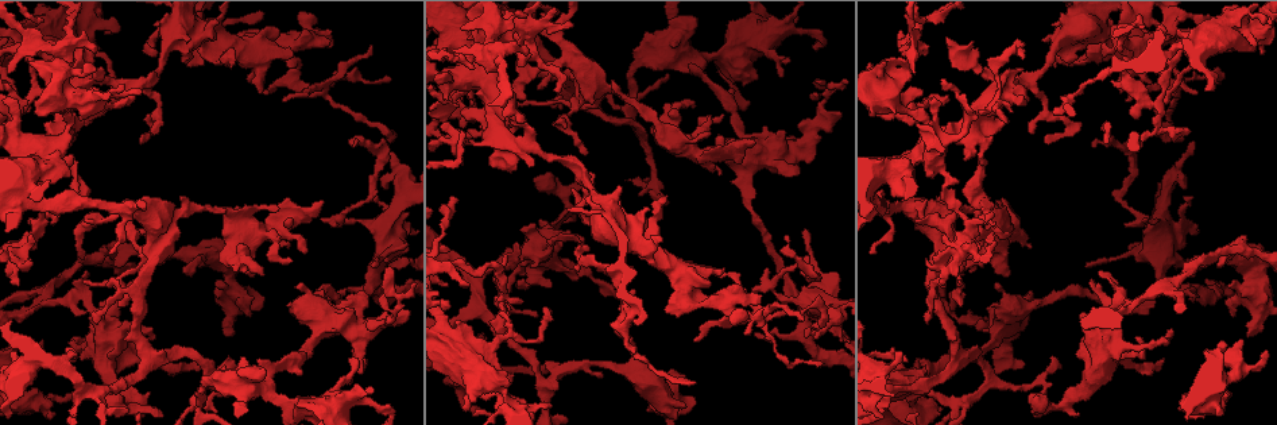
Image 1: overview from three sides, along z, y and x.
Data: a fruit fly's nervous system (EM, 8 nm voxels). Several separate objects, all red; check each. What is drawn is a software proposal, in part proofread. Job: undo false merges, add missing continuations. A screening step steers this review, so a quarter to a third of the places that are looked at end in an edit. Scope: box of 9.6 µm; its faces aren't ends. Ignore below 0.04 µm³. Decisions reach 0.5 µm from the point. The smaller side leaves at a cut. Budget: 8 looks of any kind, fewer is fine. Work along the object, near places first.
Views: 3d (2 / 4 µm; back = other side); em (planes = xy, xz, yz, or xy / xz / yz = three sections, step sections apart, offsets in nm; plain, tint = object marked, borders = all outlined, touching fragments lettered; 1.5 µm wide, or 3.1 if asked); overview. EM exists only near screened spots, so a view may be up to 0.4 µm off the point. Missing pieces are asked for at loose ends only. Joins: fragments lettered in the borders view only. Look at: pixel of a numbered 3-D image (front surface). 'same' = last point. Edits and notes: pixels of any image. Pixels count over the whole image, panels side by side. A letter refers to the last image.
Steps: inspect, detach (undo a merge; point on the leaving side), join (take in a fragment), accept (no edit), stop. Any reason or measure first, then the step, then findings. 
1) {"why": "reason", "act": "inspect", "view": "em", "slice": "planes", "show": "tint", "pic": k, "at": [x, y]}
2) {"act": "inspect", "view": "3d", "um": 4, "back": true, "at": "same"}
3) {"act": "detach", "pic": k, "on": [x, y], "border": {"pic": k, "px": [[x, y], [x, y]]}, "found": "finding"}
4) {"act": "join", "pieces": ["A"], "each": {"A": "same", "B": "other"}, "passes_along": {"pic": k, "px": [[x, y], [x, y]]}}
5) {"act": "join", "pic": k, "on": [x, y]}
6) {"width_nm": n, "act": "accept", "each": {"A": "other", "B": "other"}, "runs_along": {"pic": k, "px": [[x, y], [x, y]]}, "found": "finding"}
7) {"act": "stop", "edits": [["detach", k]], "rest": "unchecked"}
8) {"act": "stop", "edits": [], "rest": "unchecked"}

{"why": "free end", "act": "inspect", "view": "em", "slice": "xy", "step": 8, "show": "borders", "pic": 1, "at": [948, 297]}

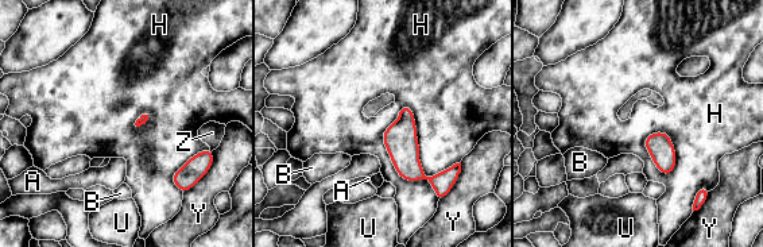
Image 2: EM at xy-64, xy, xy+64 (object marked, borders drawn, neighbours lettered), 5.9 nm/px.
{"act": "accept", "each": {"A": "other", "B": "other", "H": "other", "U": "other", "Y": "other", "Z": "other"}, "runs_along": {"pic": 2, "px": [[405, 110], [406, 159], [445, 188]]}, "found": "none of them fits"}

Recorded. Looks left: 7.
{"why": "tapers out", "act": "inspect", "view": "3d", "um": 4, "pic": 1, "at": [1160, 361]}

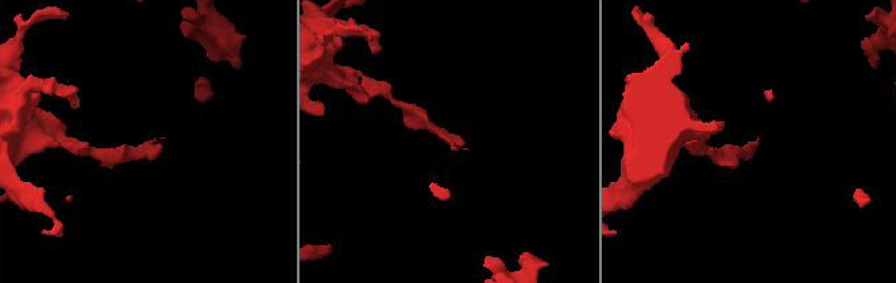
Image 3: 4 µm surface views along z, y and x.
{"act": "inspect", "view": "em", "slice": "planes", "show": "borders", "pic": 3, "at": [754, 142]}

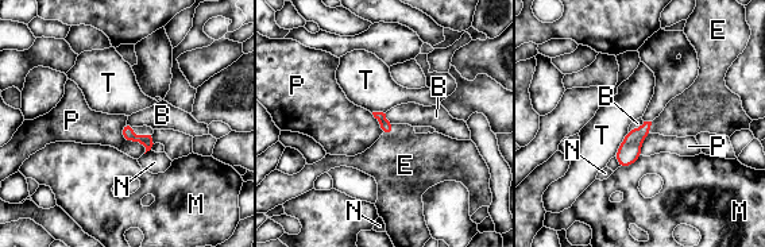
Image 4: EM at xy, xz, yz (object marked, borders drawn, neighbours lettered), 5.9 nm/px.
{"act": "join", "pieces": ["E"], "each": {"B": "other", "E": "same", "M": "other", "N": "other", "P": "other", "T": "other"}, "passes_along": {"pic": 4, "px": [[146, 139], [143, 134], [136, 131]]}, "found": "it goes on there"}

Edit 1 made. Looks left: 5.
{"act": "inspect", "view": "overview"}

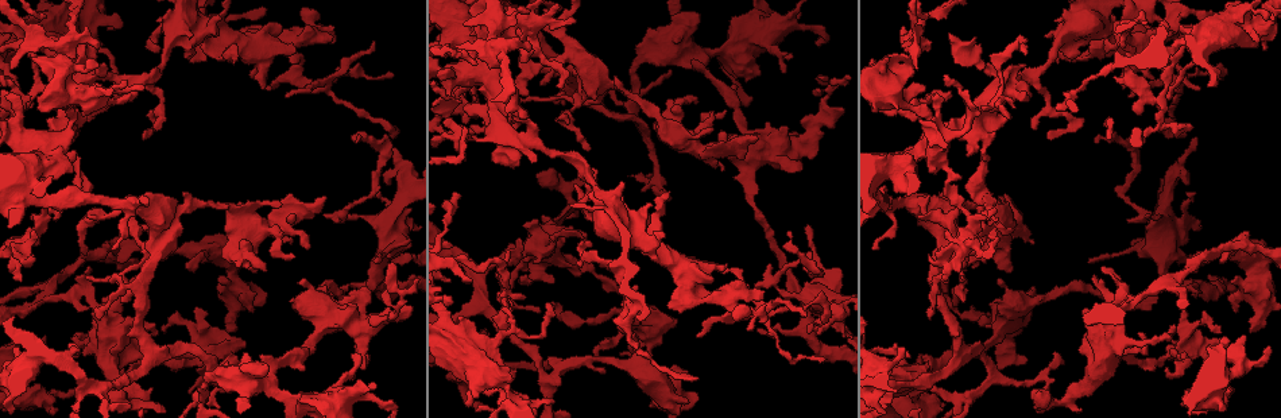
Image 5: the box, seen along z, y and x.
{"why": "stops while still wide", "act": "inspect", "view": "em", "slice": "xy", "step": 4, "show": "tint", "pic": 5, "at": [929, 171]}

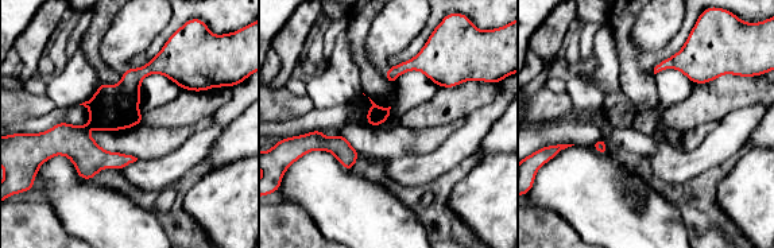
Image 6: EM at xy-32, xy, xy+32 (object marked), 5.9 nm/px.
{"act": "inspect", "view": "em", "slice": "xz", "step": 8, "show": "borders", "at": "same"}

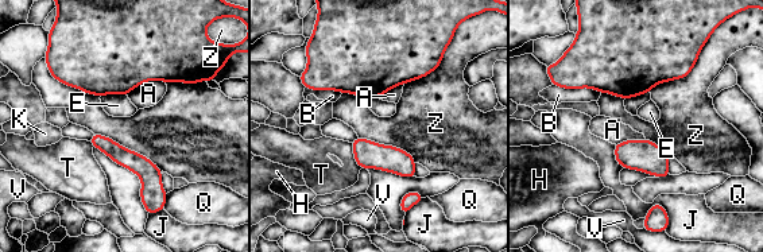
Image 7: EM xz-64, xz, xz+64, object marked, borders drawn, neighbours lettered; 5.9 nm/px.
{"act": "accept", "each": {"A": "other", "B": "other", "E": "other", "H": "other", "J": "other", "K": "other", "Q": "other", "T": "other", "V": "other", "Z": "other"}, "border": {"pic": 7, "px": [[165, 81], [143, 81], [126, 95]]}, "found": "none of them fits"}

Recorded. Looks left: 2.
{"act": "stop", "edits": [["join", 4]], "rest": "unchecked"}

